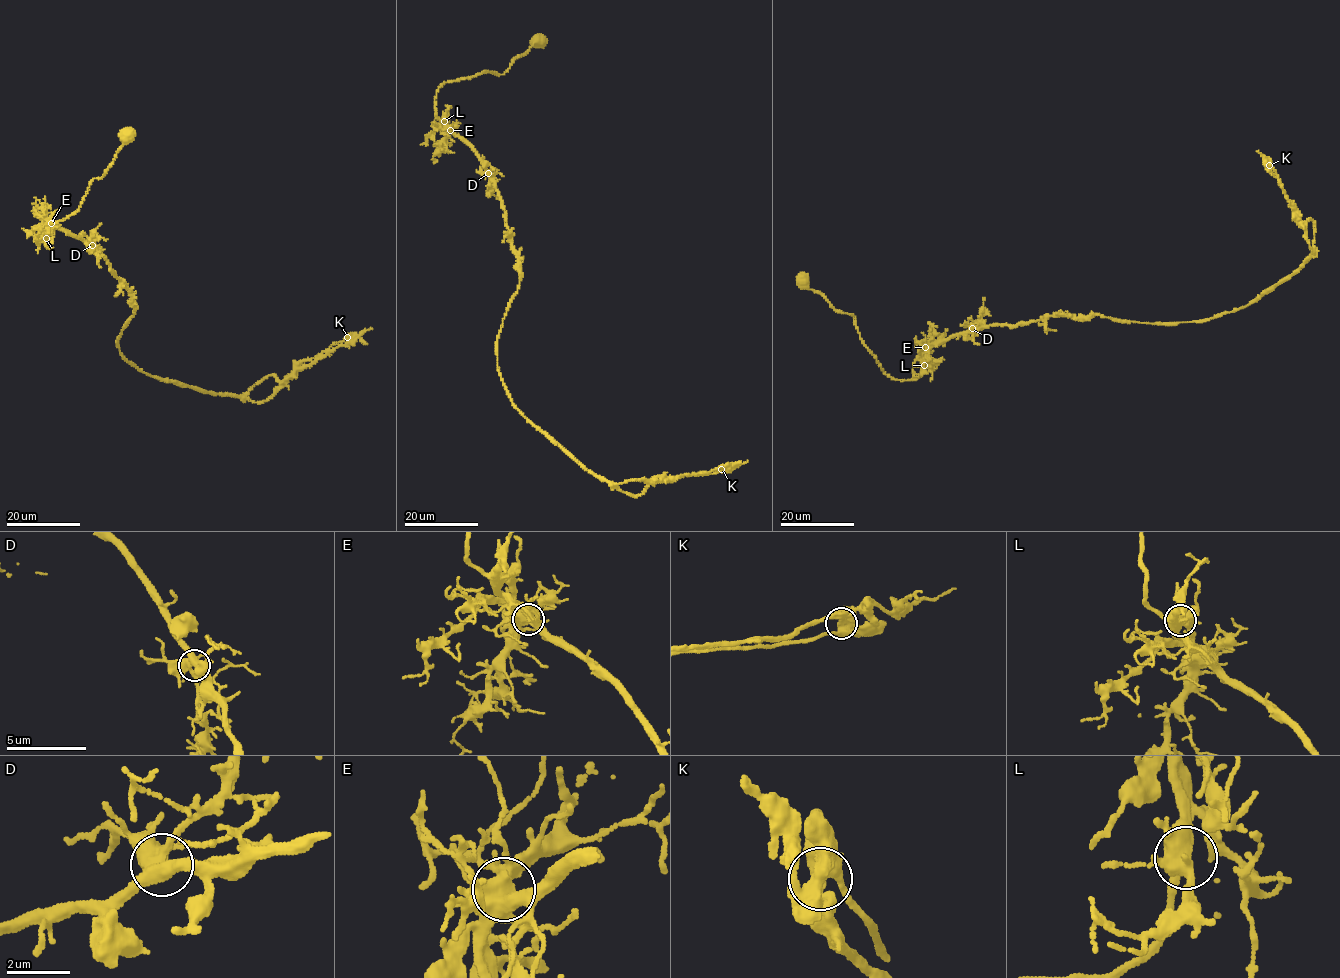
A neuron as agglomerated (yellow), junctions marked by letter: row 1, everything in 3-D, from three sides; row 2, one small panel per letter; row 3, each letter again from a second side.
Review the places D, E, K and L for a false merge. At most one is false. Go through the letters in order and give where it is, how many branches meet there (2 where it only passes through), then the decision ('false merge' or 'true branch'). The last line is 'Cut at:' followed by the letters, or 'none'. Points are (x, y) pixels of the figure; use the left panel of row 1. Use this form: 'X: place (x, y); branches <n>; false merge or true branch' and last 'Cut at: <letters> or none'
D: place (92, 245); branches 4; true branch
E: place (51, 223); branches 5; true branch
K: place (347, 337); branches 4; false merge
L: place (46, 238); branches 4; true branch
Cut at: K

